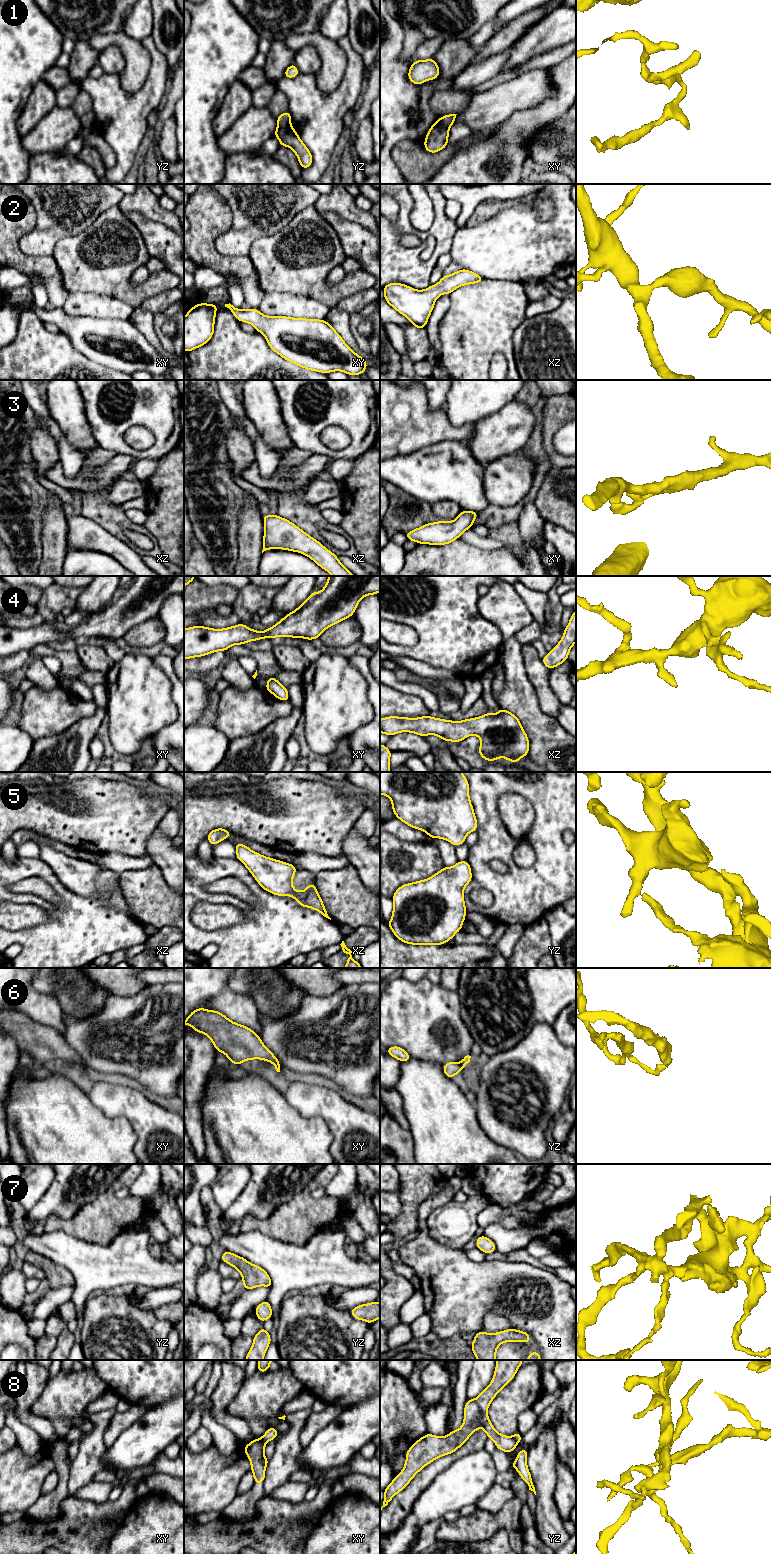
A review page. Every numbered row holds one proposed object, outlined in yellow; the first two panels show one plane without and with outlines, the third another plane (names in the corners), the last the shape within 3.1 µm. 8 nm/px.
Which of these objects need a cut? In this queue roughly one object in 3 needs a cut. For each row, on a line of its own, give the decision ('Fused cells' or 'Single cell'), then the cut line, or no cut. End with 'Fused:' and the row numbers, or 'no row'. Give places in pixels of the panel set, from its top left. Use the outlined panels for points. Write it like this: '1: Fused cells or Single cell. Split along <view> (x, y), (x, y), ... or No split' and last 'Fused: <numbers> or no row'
1: Fused cells. Split along yz (278, 124), (283, 127), (290, 126)
2: Single cell. No split
3: Single cell. No split
4: Single cell. No split
5: Single cell. No split
6: Fused cells. Split along yz (459, 1063), (463, 1067)
7: Single cell. No split
8: Single cell. No split
Fused: 1, 6

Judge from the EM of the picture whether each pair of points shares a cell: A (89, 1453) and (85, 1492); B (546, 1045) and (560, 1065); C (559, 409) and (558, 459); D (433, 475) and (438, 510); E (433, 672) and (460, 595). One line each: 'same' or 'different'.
A: different
B: same
C: same
D: different
E: different

